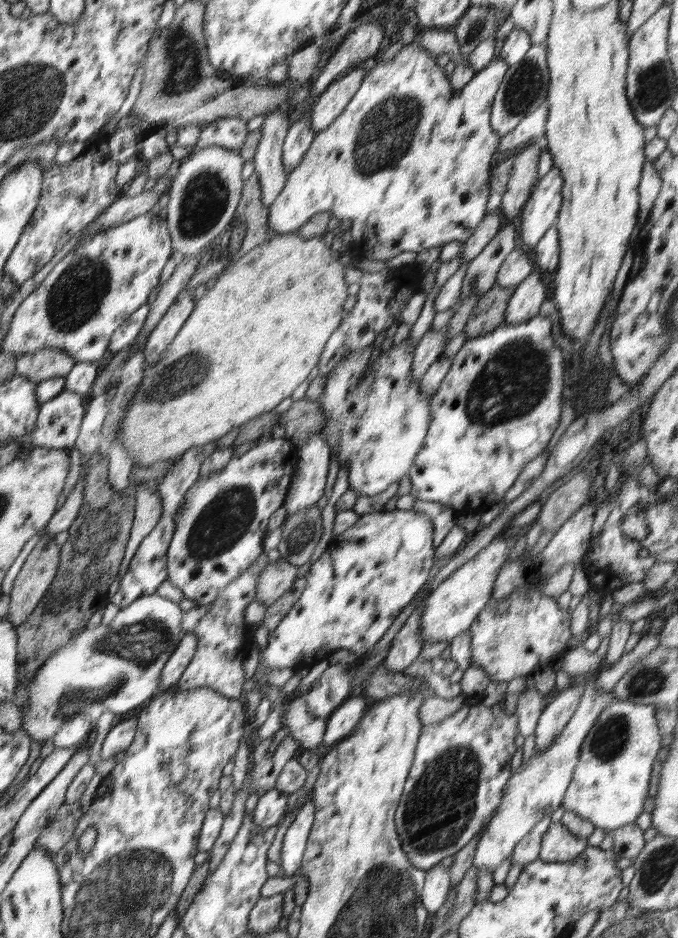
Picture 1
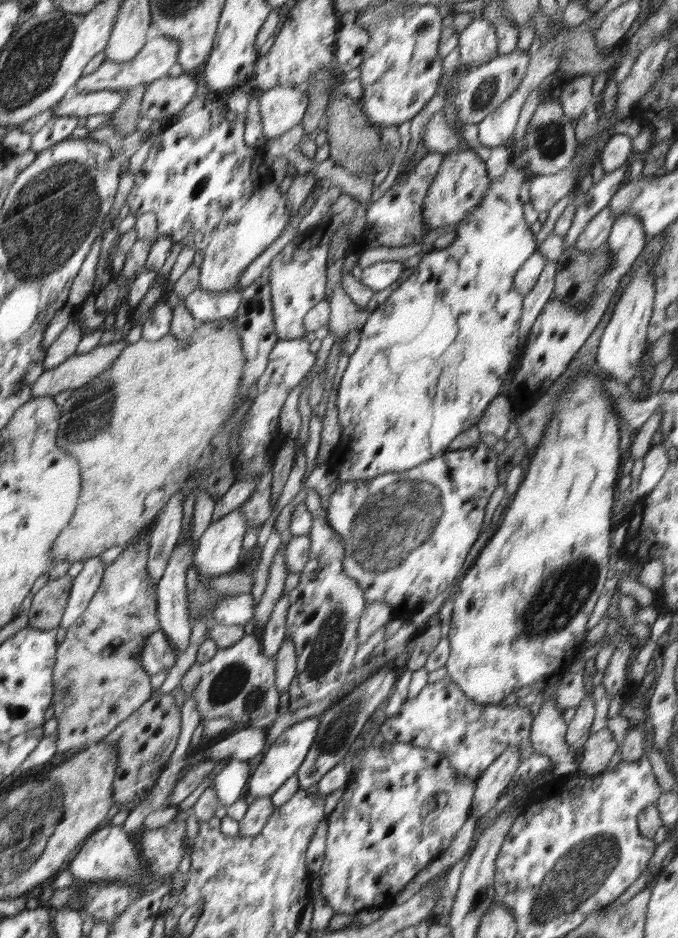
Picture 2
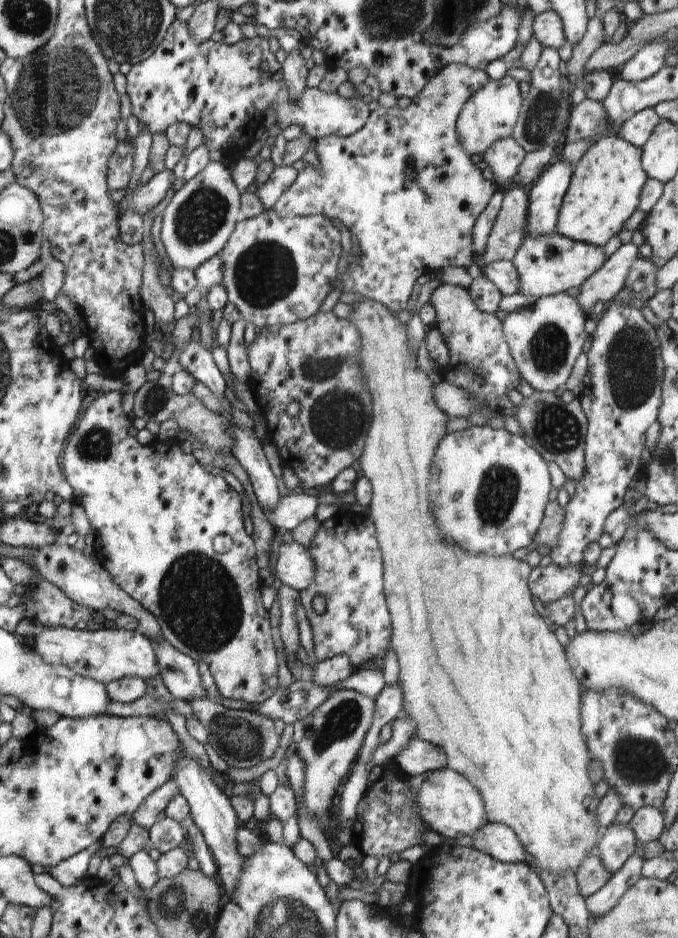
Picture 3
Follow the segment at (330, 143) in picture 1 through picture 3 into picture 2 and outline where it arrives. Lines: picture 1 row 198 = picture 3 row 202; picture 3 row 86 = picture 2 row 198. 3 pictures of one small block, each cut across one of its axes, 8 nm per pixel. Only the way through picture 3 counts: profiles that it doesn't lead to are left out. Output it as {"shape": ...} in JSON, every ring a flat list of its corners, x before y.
{"shape":[[472,150,450,151,444,154,442,166,432,180,428,194,424,198,423,225,429,231,446,228,460,223,470,212,482,204,492,180,488,177,488,169,483,160]]}

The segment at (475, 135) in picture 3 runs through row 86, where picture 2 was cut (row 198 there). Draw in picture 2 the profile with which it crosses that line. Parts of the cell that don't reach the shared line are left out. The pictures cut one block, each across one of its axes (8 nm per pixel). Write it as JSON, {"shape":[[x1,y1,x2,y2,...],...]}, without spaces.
{"shape":[[513,164,504,172,504,176,492,180,482,204,457,224,456,240,447,248,435,249,427,254,418,266,412,269,412,274,388,296,384,304,369,314,368,321,360,329,359,345,349,356,348,366,344,371,337,392,336,406,341,426,341,437,334,455,327,461,326,469,333,471,340,483,371,479,386,473,408,471,419,464,434,459,436,456,445,454,449,451,452,440,461,432,476,426,487,406,499,395,499,390,503,384,502,378,509,372,510,363,517,350,517,341,520,338,519,323,522,318,522,310,524,310,524,296,513,288,513,280,522,264,538,248,531,226,528,226,523,216,524,205,519,198,520,188,524,183,526,174,525,170,521,170]]}

